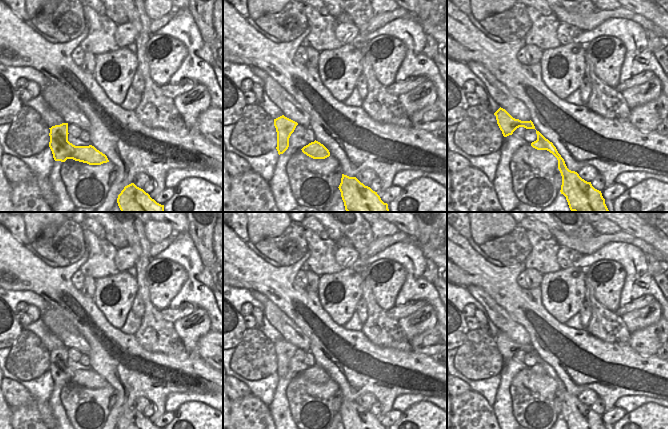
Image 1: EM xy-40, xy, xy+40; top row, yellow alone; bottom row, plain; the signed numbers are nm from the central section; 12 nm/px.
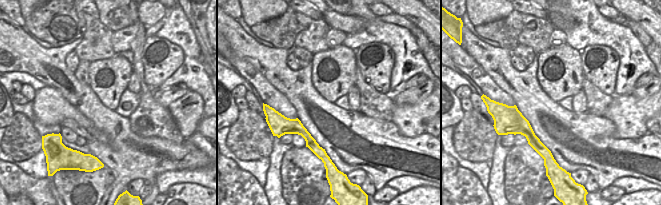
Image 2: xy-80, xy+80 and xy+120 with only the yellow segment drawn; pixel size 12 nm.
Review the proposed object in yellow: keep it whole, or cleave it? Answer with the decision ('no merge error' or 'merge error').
no merge error

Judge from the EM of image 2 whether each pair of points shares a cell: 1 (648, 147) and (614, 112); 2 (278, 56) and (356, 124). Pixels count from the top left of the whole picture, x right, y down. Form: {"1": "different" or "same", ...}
{"1": "different", "2": "same"}

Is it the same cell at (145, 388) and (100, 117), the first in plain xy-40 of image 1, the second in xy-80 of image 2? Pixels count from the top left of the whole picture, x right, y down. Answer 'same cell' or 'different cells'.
same cell

